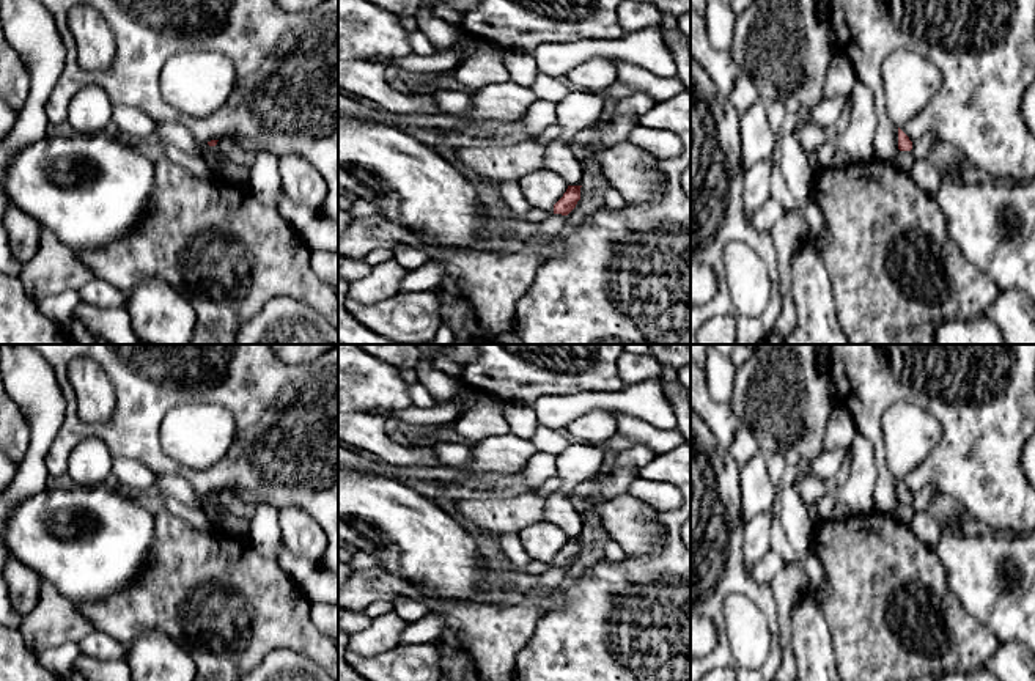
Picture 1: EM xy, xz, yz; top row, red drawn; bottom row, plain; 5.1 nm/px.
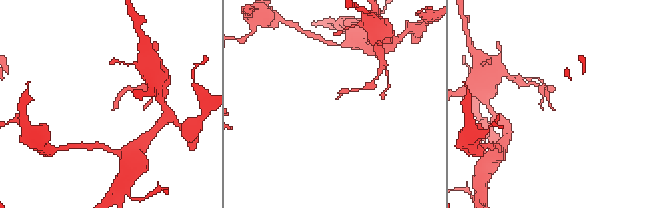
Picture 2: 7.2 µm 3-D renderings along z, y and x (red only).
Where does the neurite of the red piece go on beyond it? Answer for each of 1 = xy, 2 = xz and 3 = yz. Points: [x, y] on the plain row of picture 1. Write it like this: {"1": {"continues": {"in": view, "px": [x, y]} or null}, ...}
{"1": {"continues": null}, "2": {"continues": null}, "3": {"continues": null}}

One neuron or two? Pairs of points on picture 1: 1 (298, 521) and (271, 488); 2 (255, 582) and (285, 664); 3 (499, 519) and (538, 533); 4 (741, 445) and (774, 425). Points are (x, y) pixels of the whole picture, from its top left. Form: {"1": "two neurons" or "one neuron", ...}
{"1": "two neurons", "2": "two neurons", "3": "two neurons", "4": "two neurons"}

